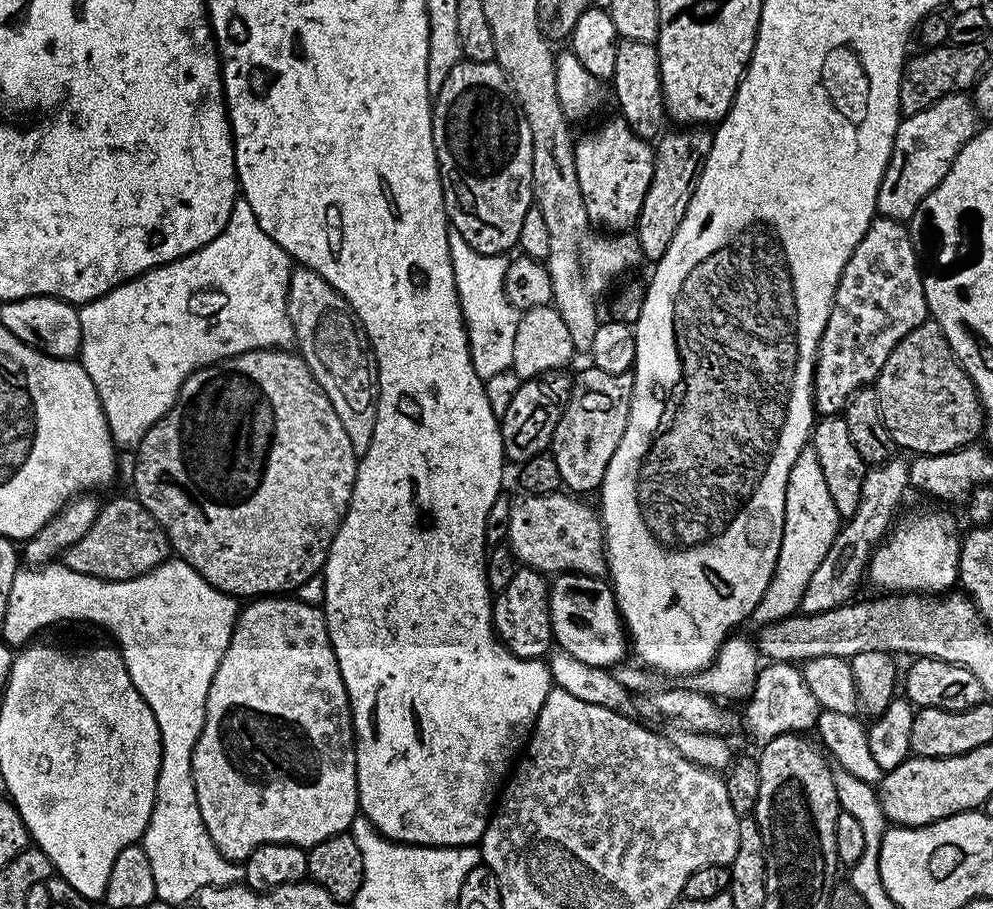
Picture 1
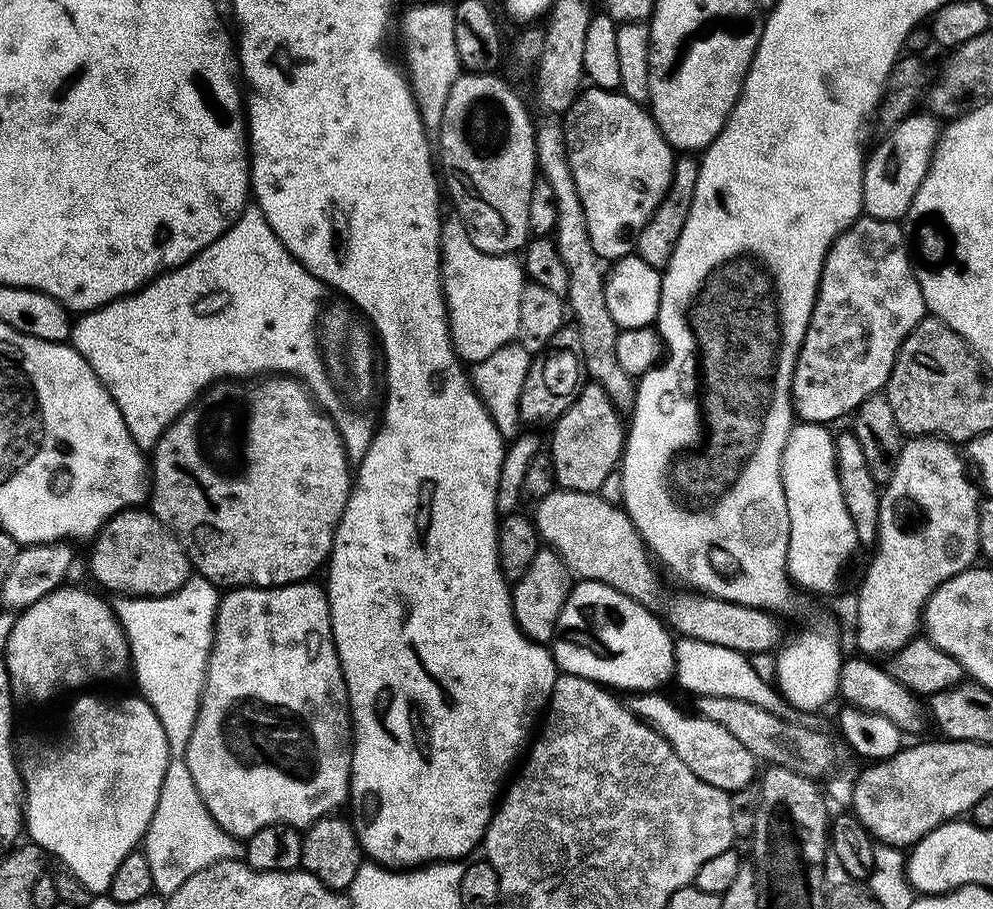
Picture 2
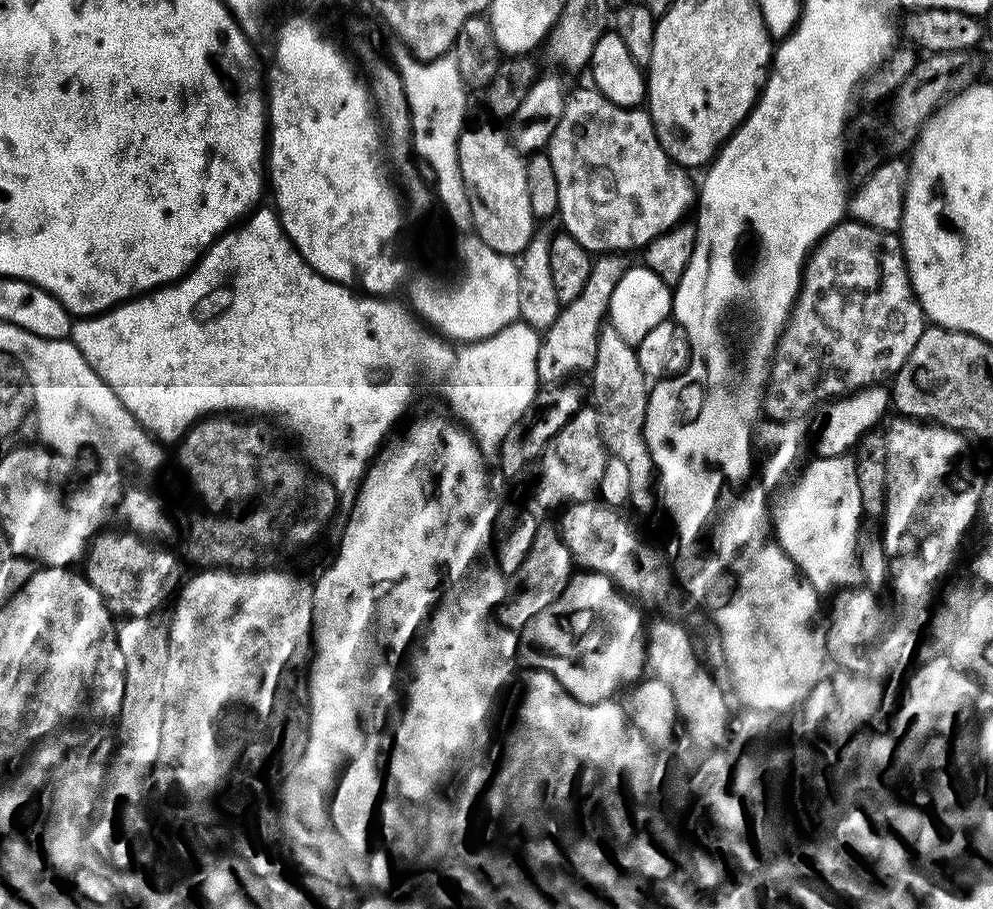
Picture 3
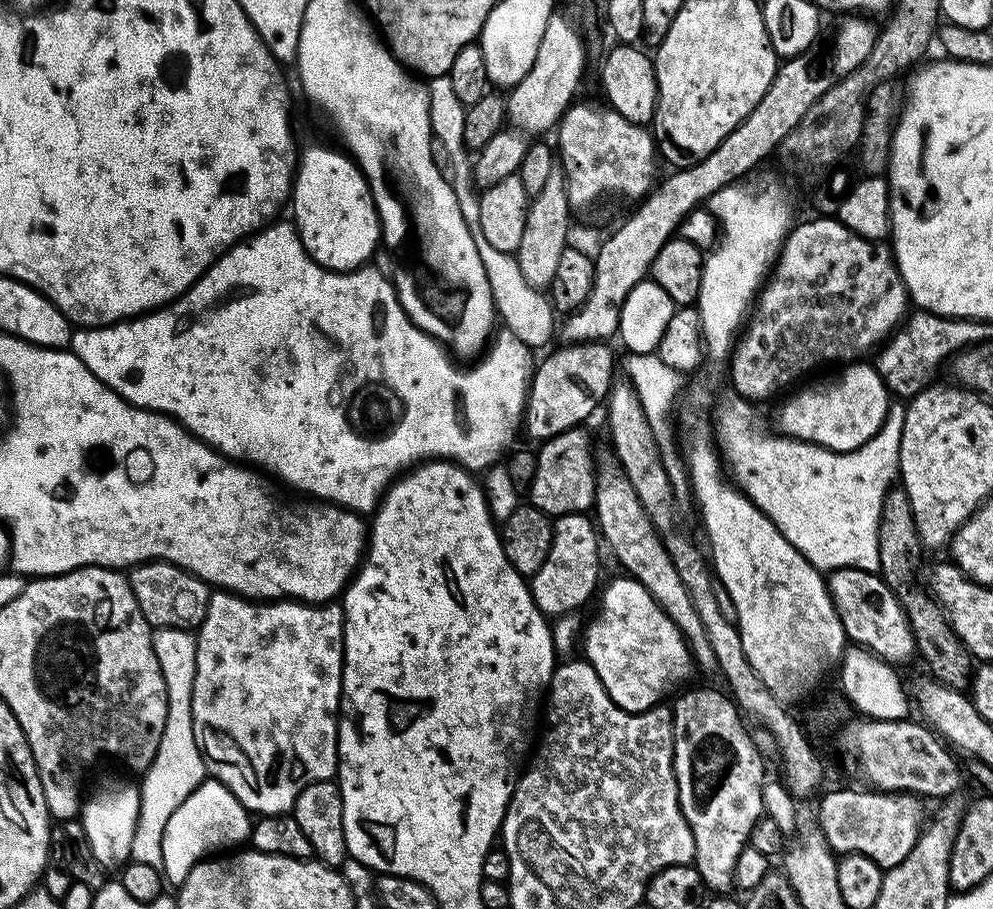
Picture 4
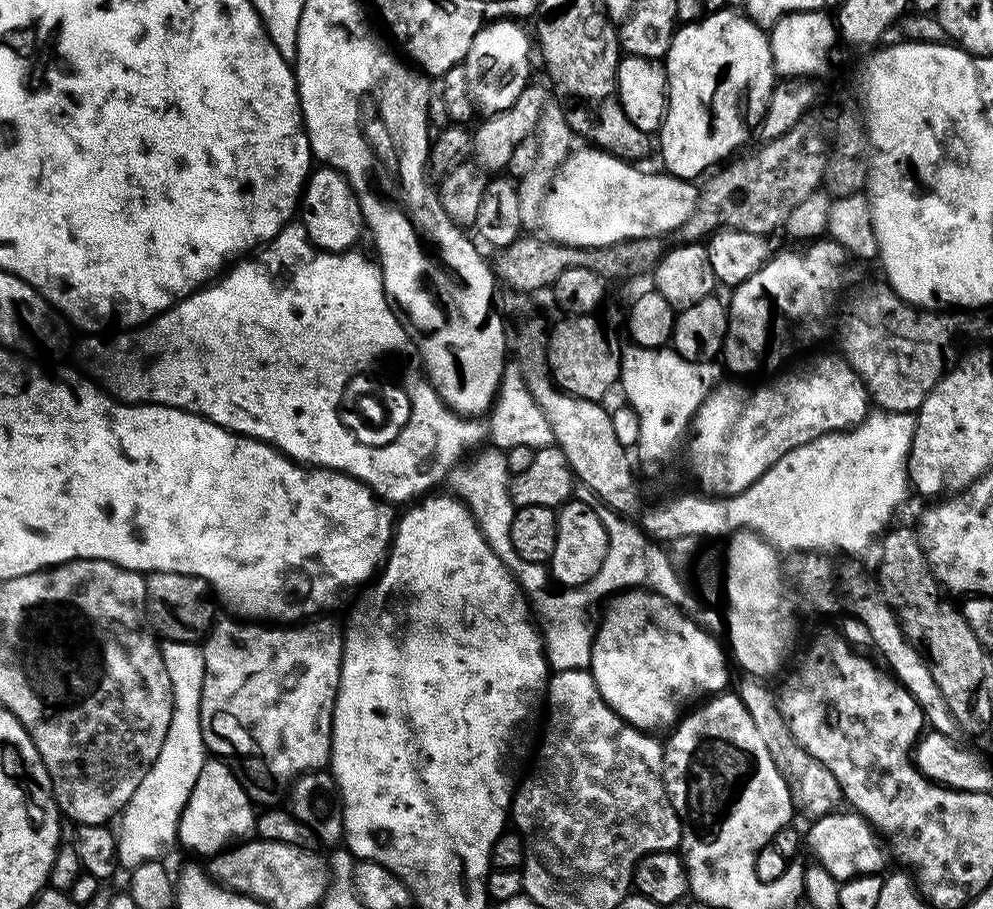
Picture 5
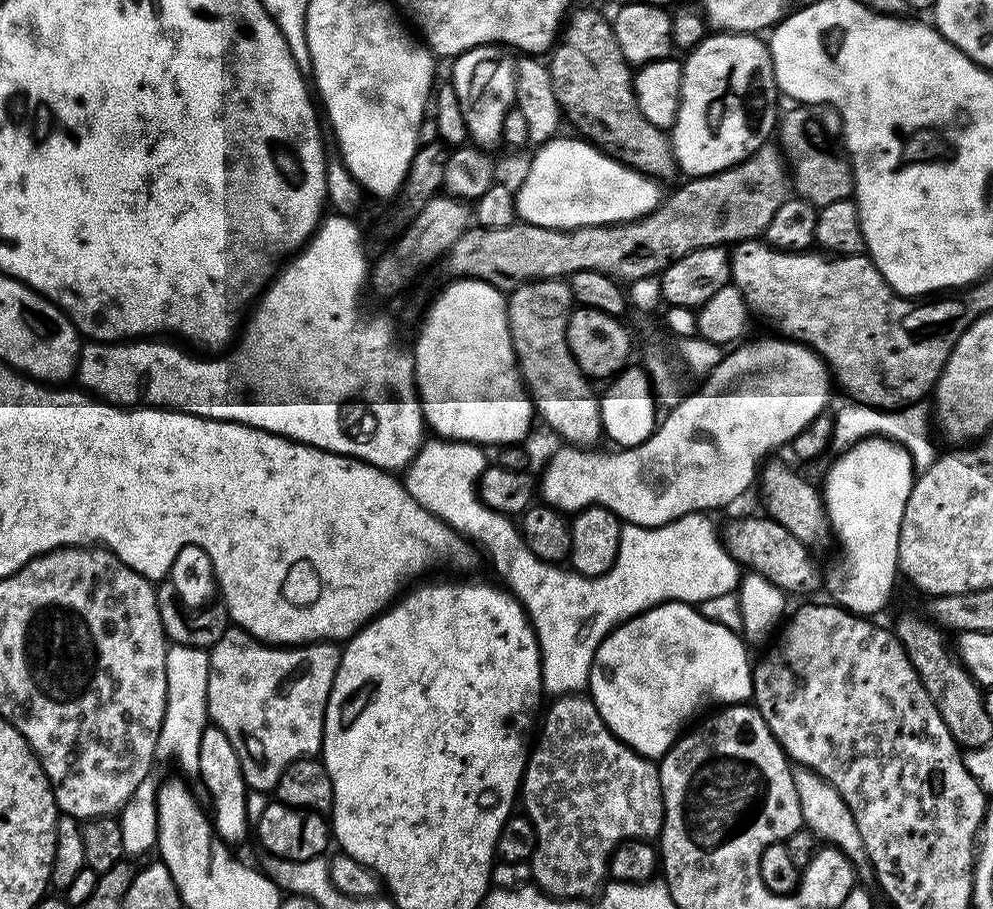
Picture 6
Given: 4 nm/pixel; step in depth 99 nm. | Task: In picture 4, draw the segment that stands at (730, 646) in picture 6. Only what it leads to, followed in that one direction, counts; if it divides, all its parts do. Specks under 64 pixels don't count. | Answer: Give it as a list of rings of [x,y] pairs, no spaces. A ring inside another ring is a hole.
[[[620,574],[617,580],[606,584],[603,585],[598,596],[600,605],[597,606],[592,621],[589,624],[587,621],[582,632],[582,648],[584,644],[585,652],[583,655],[588,663],[594,666],[606,694],[617,706],[625,708],[627,712],[646,712],[663,701],[660,699],[663,698],[664,691],[671,684],[676,684],[691,674],[692,668],[694,669],[694,661],[690,644],[689,641],[688,643],[684,641],[686,636],[681,625],[662,610],[662,606],[650,594],[650,590],[646,590],[646,586],[642,586],[642,582],[632,579],[627,574]]]

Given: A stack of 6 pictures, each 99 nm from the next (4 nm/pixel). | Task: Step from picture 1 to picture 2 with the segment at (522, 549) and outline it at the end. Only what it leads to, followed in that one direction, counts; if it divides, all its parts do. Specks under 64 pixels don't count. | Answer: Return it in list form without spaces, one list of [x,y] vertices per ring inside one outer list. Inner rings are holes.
[[[557,488],[546,498],[537,501],[536,516],[533,515],[532,520],[541,541],[559,553],[569,571],[580,580],[597,580],[612,587],[616,592],[628,595],[642,605],[655,606],[654,604],[660,600],[661,569],[654,563],[648,545],[640,537],[639,530],[635,528],[634,522],[623,507],[616,505],[615,508],[610,501],[603,500],[602,497],[603,495],[591,492]]]

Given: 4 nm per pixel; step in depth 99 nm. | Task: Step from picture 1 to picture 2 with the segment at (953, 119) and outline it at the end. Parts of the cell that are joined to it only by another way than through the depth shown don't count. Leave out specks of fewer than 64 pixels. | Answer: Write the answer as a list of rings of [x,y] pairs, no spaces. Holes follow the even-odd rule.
[[[909,114],[897,122],[893,129],[880,141],[881,144],[873,150],[864,162],[864,177],[862,178],[863,211],[874,220],[903,221],[908,215],[918,186],[928,173],[928,165],[932,163],[932,154],[936,150],[938,139],[937,117],[916,116]]]

